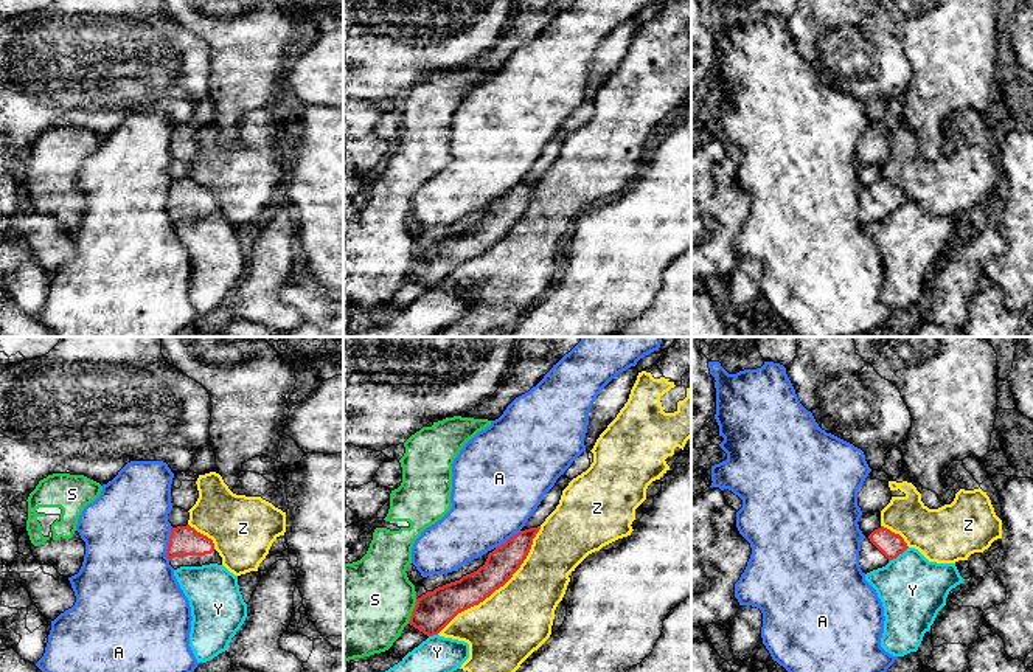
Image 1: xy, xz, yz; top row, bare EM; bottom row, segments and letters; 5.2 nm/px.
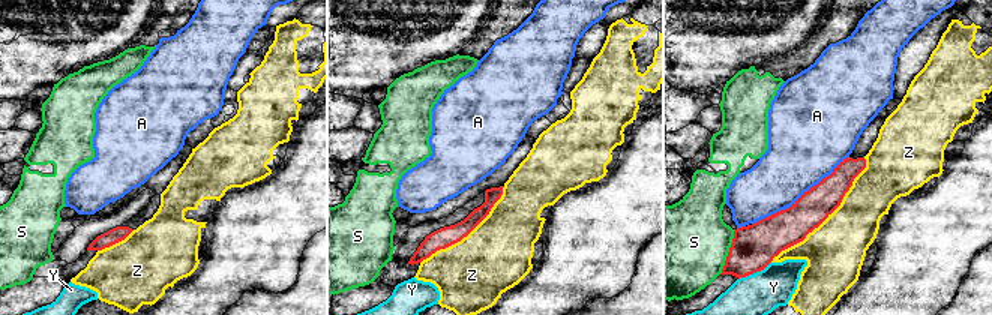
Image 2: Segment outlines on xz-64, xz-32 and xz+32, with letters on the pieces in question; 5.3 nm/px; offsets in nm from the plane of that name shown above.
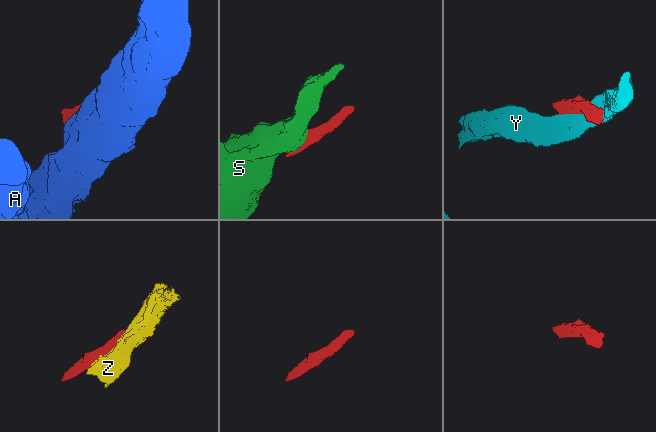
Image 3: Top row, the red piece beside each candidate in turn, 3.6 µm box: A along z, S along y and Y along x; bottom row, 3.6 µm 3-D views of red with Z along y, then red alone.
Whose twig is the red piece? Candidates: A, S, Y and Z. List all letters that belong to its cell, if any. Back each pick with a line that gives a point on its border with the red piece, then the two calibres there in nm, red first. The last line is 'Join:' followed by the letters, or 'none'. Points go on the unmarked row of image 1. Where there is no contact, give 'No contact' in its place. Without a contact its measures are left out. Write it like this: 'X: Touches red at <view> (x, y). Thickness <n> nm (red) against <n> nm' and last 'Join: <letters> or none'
Join: none

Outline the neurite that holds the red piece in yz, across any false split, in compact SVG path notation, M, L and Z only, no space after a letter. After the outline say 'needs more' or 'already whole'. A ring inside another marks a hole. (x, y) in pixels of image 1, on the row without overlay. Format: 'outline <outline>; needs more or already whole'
outline M881 178L861 194L859 217L862 225L885 219L907 202L899 186Z; needs more

